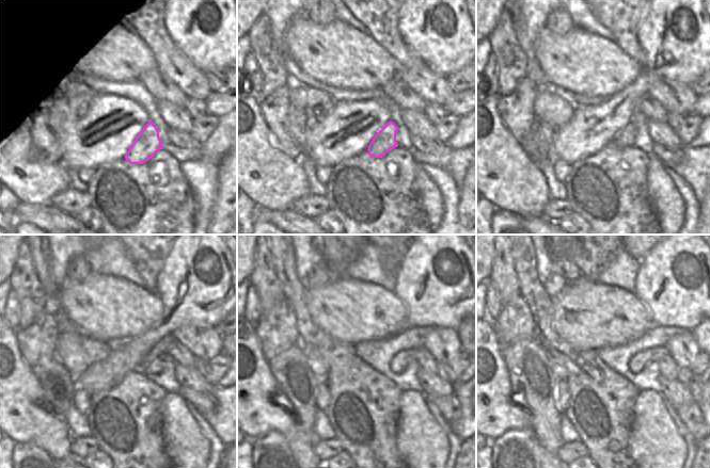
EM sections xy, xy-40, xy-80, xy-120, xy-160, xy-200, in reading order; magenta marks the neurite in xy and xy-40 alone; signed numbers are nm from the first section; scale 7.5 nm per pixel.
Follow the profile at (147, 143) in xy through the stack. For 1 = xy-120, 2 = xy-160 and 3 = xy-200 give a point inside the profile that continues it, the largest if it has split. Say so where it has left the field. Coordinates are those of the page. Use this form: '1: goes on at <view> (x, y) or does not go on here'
1: goes on at xy-120 (157, 366)
2: goes on at xy-160 (397, 365)
3: goes on at xy-200 (638, 361)

